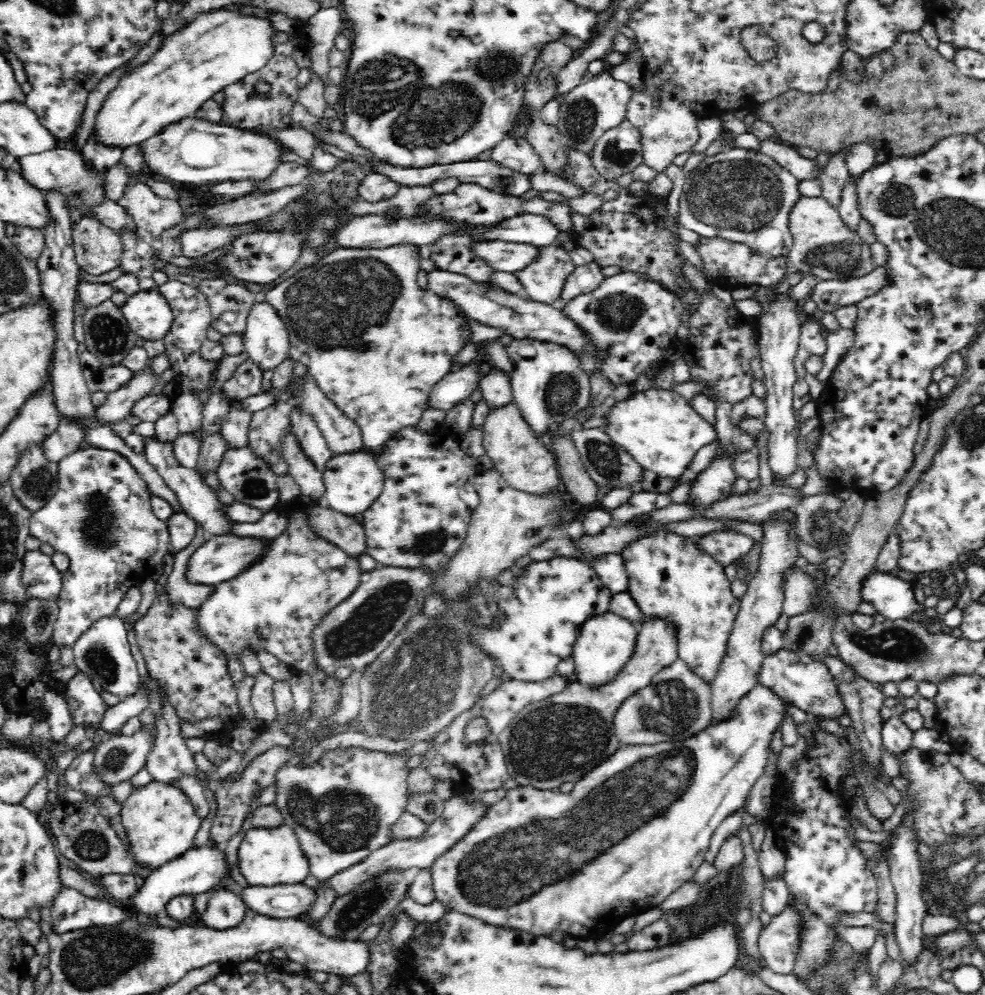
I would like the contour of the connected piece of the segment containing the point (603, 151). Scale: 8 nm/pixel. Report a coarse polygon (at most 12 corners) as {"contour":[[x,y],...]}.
{"contour":[[624,120],[596,141],[591,159],[616,181],[643,163],[640,129]]}

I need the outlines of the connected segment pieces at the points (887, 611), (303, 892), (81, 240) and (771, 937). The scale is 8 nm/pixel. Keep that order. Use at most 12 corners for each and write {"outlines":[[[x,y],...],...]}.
{"outlines":[[[870,572],[860,586],[886,619],[908,619],[926,608],[911,581]],[[303,883],[248,885],[248,909],[270,918],[305,915],[317,899]],[[88,216],[72,225],[78,266],[118,267],[120,235]],[[786,907],[763,926],[757,946],[775,974],[793,972],[797,916]]]}

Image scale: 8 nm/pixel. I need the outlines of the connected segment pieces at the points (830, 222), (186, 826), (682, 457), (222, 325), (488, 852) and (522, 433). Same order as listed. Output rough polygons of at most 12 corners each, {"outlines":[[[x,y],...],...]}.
{"outlines":[[[822,196],[791,210],[790,273],[822,281],[876,268],[870,245]],[[157,780],[121,803],[140,876],[192,849],[190,799]],[[682,395],[616,402],[604,429],[643,470],[680,478],[717,439]],[[225,275],[197,282],[211,326],[222,335],[245,331],[254,293]],[[794,702],[508,789],[446,912],[610,936],[693,878]],[[514,401],[490,409],[485,454],[508,485],[543,494],[562,484],[551,447]]]}

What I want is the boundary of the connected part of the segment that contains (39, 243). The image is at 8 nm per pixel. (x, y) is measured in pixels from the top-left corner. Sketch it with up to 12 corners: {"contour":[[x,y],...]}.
{"contour":[[6,222],[5,233],[28,260],[45,247],[43,229]]}

